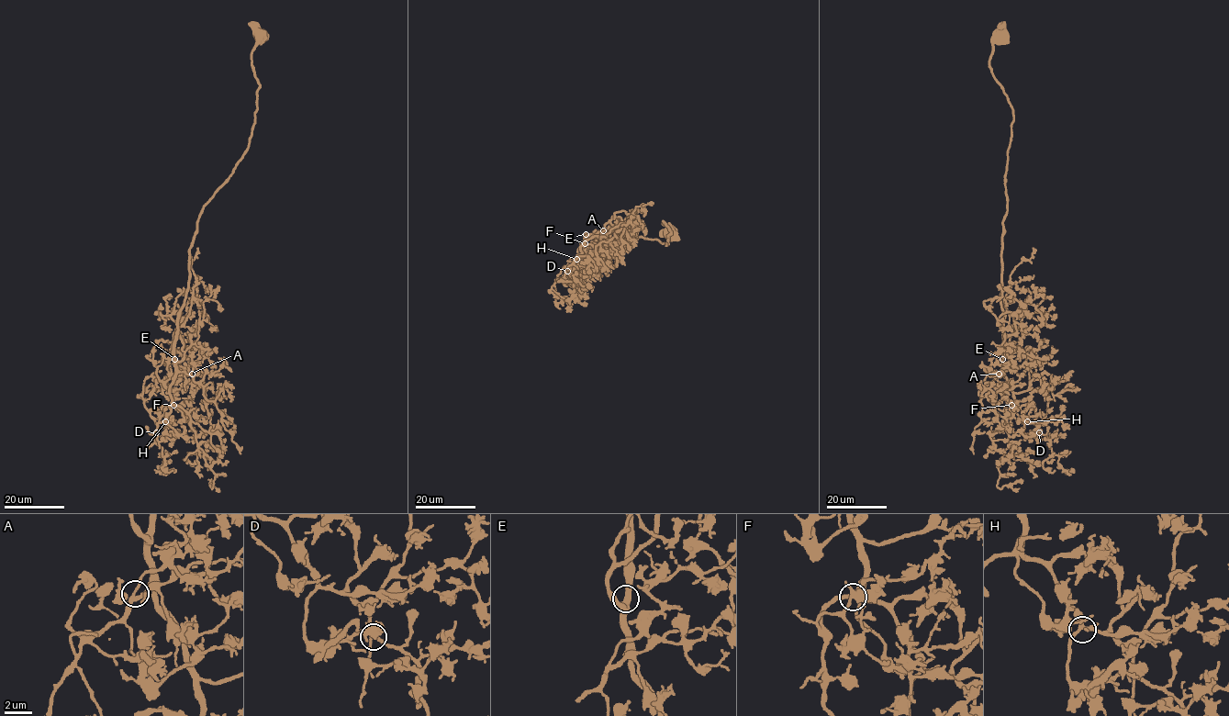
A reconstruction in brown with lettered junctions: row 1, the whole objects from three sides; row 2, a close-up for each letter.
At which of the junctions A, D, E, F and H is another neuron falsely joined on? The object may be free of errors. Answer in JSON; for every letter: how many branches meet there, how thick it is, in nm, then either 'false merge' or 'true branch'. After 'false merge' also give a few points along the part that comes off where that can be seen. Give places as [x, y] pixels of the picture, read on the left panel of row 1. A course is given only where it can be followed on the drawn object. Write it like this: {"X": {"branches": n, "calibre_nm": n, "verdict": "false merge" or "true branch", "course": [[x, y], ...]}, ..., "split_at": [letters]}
{"A": {"branches": 3, "calibre_nm": 260, "verdict": "true branch"}, "D": {"branches": 3, "calibre_nm": 340, "verdict": "true branch"}, "E": {"branches": 3, "calibre_nm": 480, "verdict": "true branch"}, "F": {"branches": 3, "calibre_nm": 320, "verdict": "true branch"}, "H": {"branches": 3, "calibre_nm": 300, "verdict": "true branch"}, "split_at": []}

